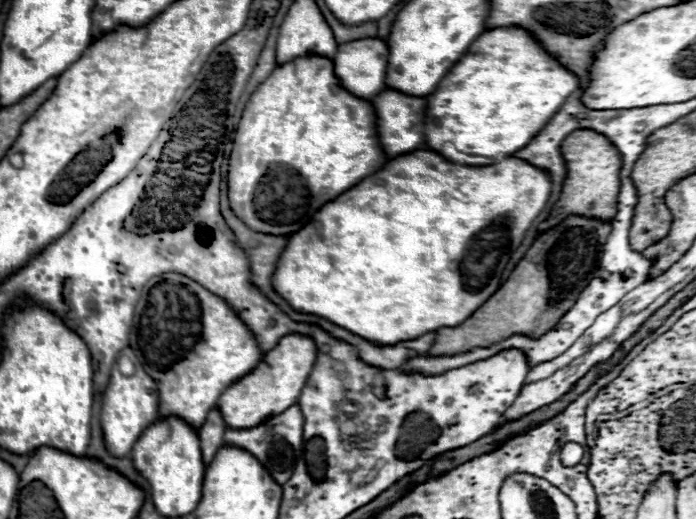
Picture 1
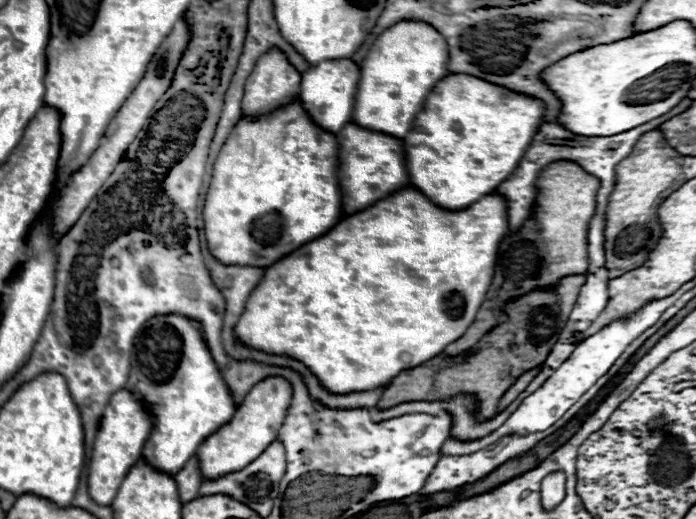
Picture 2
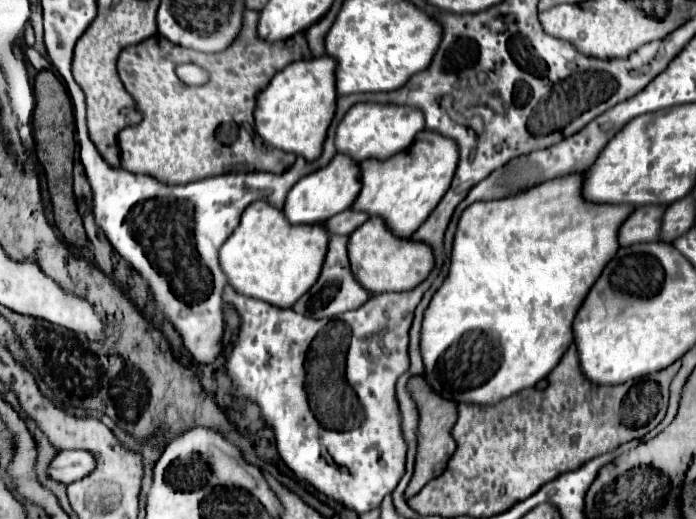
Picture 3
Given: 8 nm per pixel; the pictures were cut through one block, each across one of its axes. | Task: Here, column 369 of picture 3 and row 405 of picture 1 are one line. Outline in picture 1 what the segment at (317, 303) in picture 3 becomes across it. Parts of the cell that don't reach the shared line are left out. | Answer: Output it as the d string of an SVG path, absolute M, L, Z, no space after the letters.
M294 404L292 408L288 408L288 412L284 412L284 416L272 416L272 420L268 420L268 424L260 424L260 428L244 428L244 432L232 432L232 428L228 428L228 432L224 432L224 444L236 444L240 448L246 448L268 468L268 472L278 484L284 484L290 480L292 470L302 456L302 426L302 410L298 404Z

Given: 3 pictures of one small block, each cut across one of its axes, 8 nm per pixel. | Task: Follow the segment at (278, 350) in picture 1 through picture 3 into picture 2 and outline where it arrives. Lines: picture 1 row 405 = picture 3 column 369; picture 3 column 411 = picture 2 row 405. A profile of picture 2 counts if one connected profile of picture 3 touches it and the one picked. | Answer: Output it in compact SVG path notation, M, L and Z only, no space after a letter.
M268 376L258 382L242 400L238 410L234 412L232 420L218 428L204 444L200 444L200 468L204 478L218 478L226 472L236 472L248 466L252 460L262 454L272 440L278 436L278 430L286 418L286 410L292 400L292 384L282 376Z

